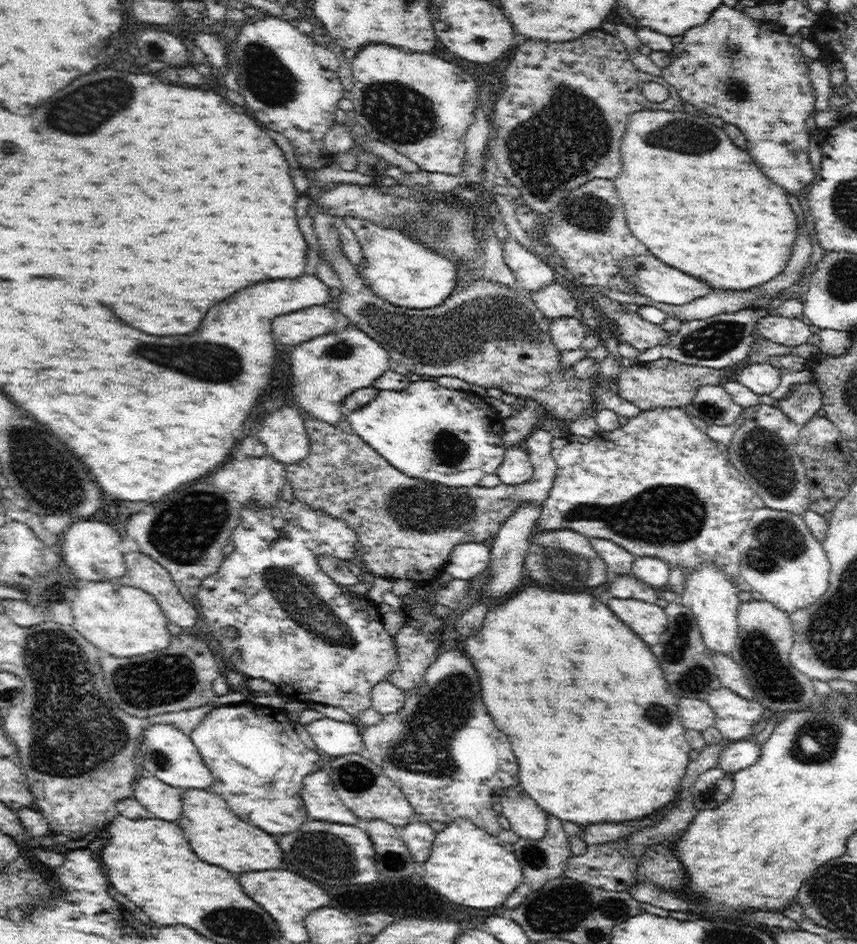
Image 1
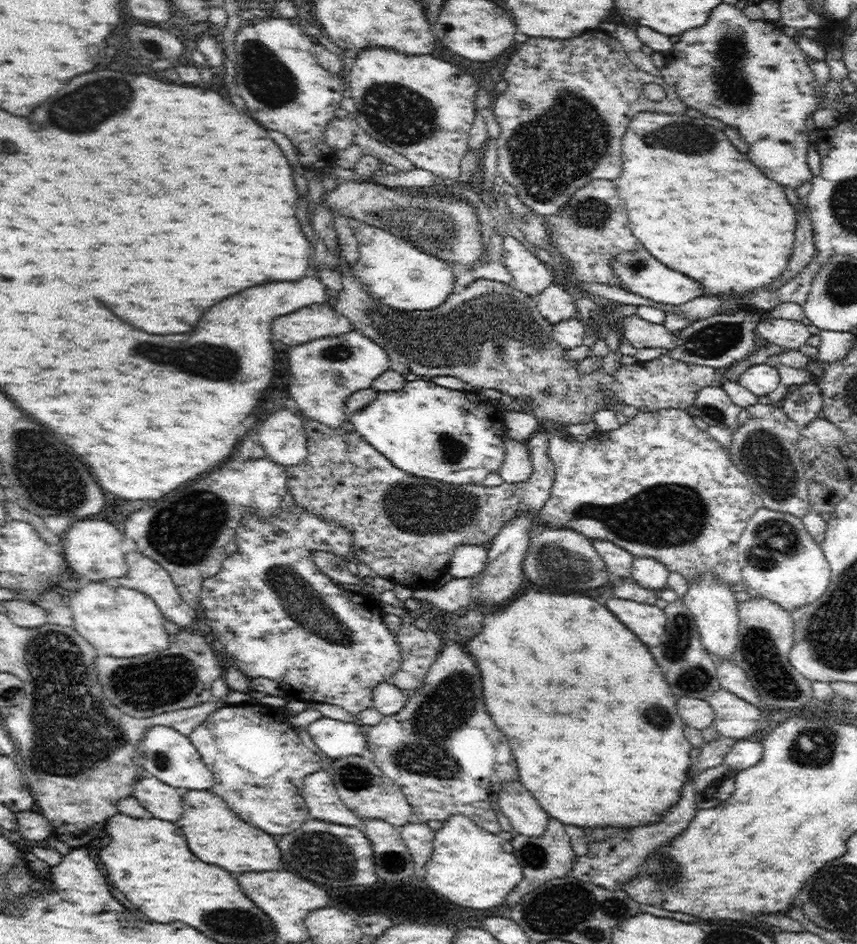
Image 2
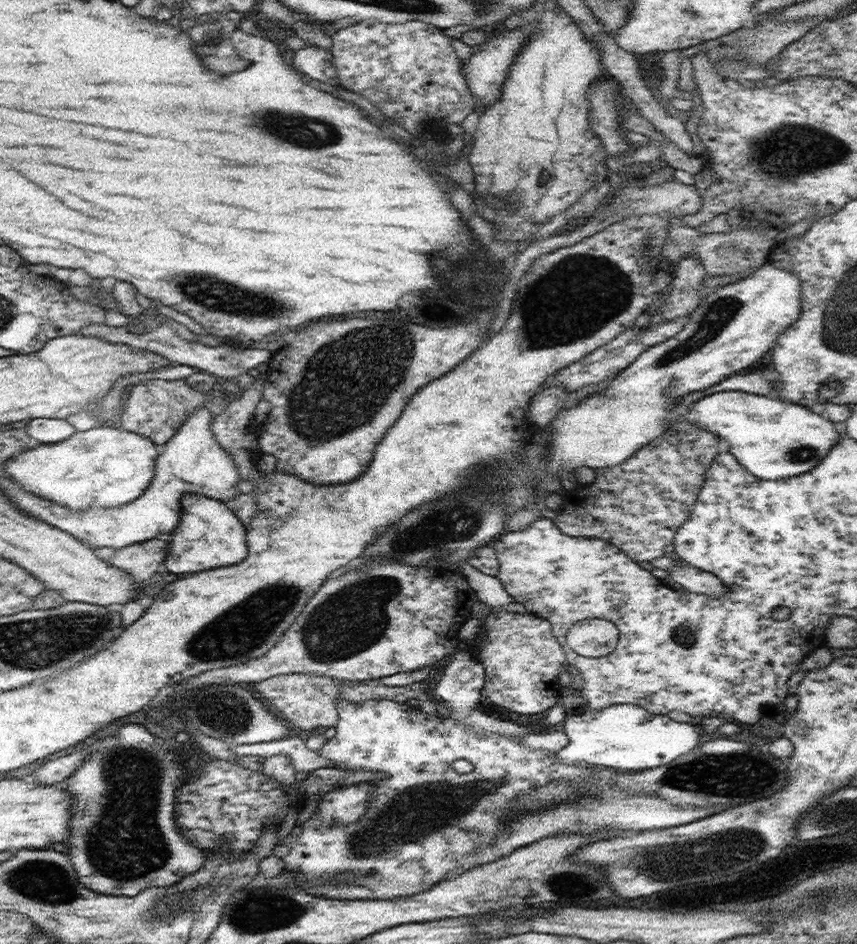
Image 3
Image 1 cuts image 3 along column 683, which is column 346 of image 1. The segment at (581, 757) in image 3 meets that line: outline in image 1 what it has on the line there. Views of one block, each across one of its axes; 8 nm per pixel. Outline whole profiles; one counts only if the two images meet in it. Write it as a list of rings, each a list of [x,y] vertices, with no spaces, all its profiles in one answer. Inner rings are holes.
[[[327,717],[305,726],[319,750],[330,758],[360,752],[364,747],[361,727],[357,721],[340,722]]]

